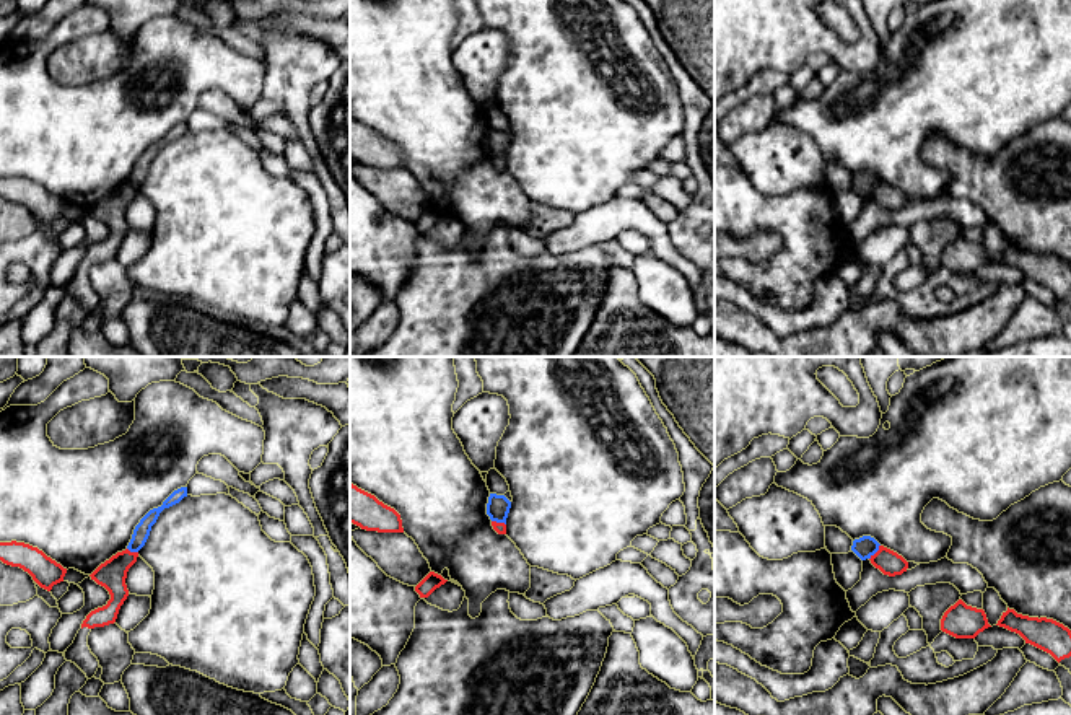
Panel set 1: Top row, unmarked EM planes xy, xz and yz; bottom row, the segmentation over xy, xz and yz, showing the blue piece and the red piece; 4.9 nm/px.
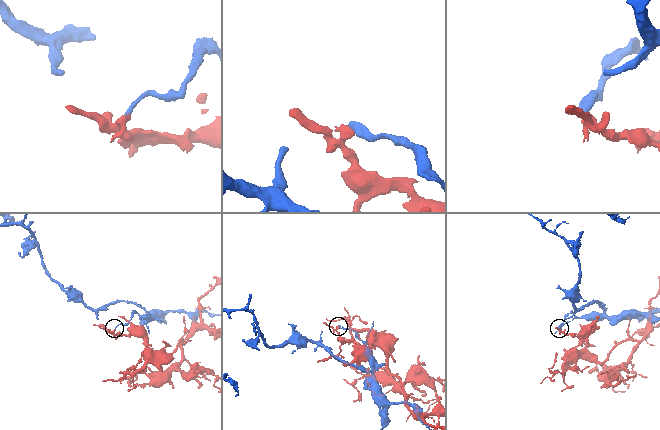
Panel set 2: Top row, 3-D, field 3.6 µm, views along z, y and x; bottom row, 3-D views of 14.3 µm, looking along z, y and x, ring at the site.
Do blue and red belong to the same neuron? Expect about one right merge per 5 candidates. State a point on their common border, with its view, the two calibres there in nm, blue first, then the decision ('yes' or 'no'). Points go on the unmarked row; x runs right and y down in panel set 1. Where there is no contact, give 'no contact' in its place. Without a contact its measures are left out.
meets blue in yz at (876, 186); 110 nm thick on the blue side, 120 nm on the other; no

